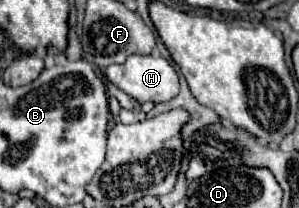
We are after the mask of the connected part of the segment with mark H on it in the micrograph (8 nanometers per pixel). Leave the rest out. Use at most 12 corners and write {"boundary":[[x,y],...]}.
{"boundary":[[160,54],[130,56],[106,78],[138,102],[168,102],[178,74]]}

